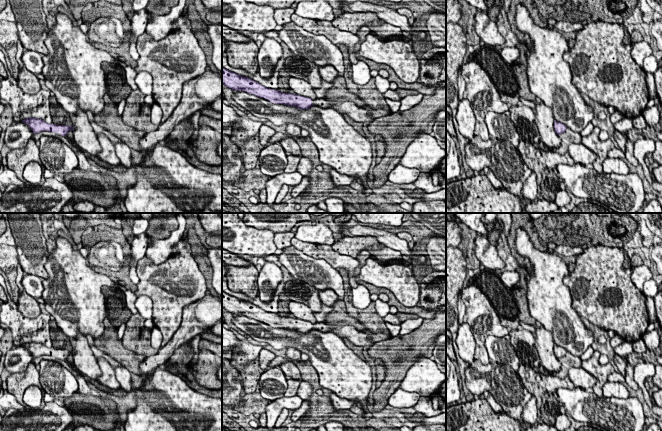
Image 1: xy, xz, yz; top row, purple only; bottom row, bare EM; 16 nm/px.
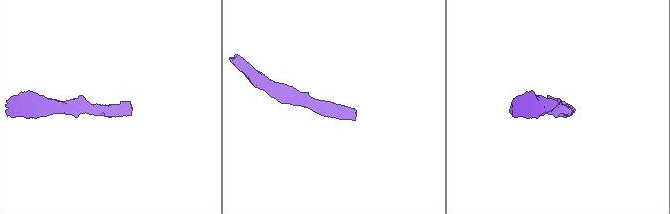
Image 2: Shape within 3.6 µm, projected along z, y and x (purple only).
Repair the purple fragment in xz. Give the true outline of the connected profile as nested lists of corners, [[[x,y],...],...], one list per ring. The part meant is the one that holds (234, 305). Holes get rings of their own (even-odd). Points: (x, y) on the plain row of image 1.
[[[222,291],[222,307],[235,315],[245,315],[257,321],[264,322],[271,327],[294,330],[298,333],[309,333],[311,330],[318,330],[323,333],[333,332],[341,338],[346,338],[356,346],[370,349],[375,343],[366,332],[356,329],[354,326],[328,325],[324,322],[311,323],[297,318],[283,317],[279,314],[267,312],[260,307],[231,296]]]

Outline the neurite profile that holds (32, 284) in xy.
[[[24,273],[22,285],[24,287],[24,291],[31,297],[42,298],[42,292],[44,290],[42,278],[36,275]]]

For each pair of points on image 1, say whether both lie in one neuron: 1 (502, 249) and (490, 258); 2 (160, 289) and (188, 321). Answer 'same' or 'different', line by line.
1: different
2: different

